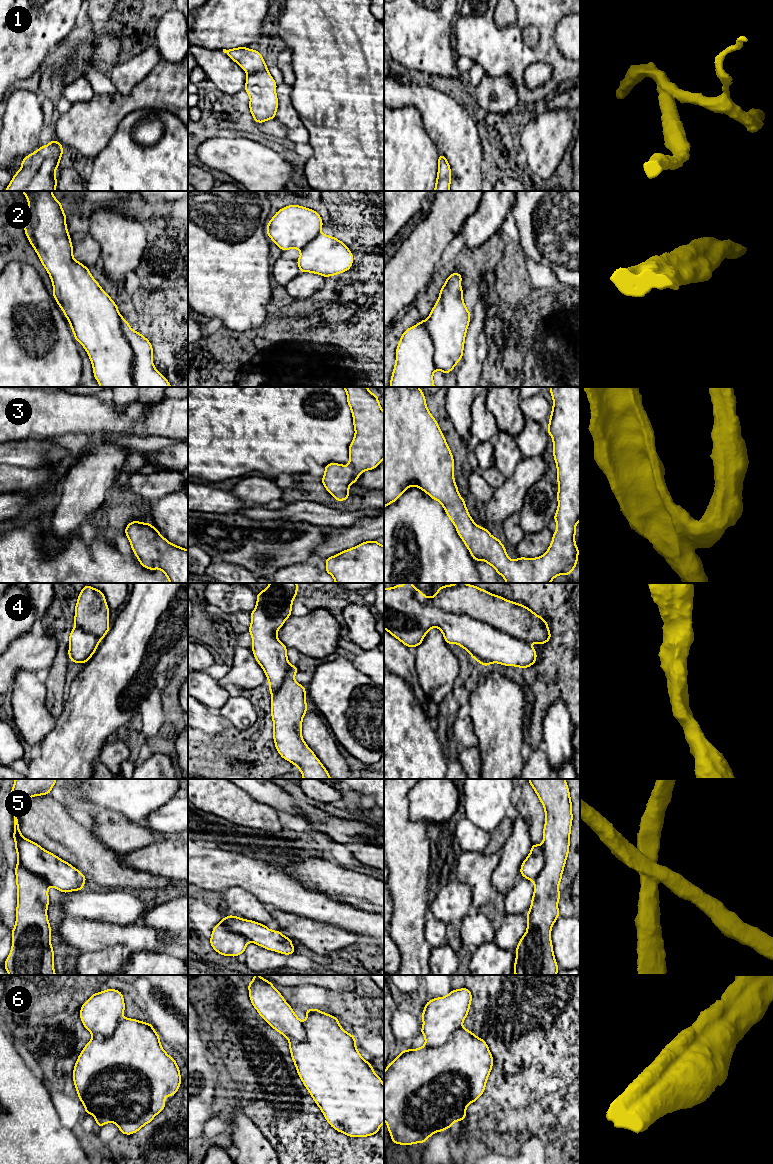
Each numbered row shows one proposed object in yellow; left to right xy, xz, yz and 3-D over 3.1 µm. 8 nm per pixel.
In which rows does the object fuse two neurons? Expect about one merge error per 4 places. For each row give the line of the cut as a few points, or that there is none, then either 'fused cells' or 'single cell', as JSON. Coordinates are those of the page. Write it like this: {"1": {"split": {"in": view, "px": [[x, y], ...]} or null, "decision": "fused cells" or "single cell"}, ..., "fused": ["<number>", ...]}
{"1": {"split": null, "decision": "single cell"}, "2": {"split": null, "decision": "single cell"}, "3": {"split": null, "decision": "single cell"}, "4": {"split": null, "decision": "single cell"}, "5": {"split": {"in": "yz", "px": [[542, 845], [544, 865], [533, 881]]}, "decision": "fused cells"}, "6": {"split": null, "decision": "single cell"}, "fused": ["5"]}

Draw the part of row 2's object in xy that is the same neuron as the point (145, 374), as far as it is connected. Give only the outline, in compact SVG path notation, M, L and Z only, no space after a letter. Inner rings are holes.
M22 191L22 193L28 199L28 209L24 218L25 234L51 278L53 297L69 321L76 341L86 350L92 363L94 377L100 387L172 387L154 367L150 341L130 328L130 324L121 316L115 302L92 277L89 268L73 258L66 214L52 191Z

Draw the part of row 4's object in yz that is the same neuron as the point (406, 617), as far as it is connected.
M412 583L384 588L384 629L407 647L419 646L431 628L439 628L445 642L463 647L483 666L499 663L528 668L536 662L531 643L545 644L551 639L545 619L525 605L506 600L465 583L439 587L433 597L425 596Z

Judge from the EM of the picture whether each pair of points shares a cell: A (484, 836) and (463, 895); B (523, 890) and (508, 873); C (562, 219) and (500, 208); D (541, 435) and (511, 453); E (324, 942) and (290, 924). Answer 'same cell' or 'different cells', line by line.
A: different cells
B: different cells
C: different cells
D: different cells
E: same cell

